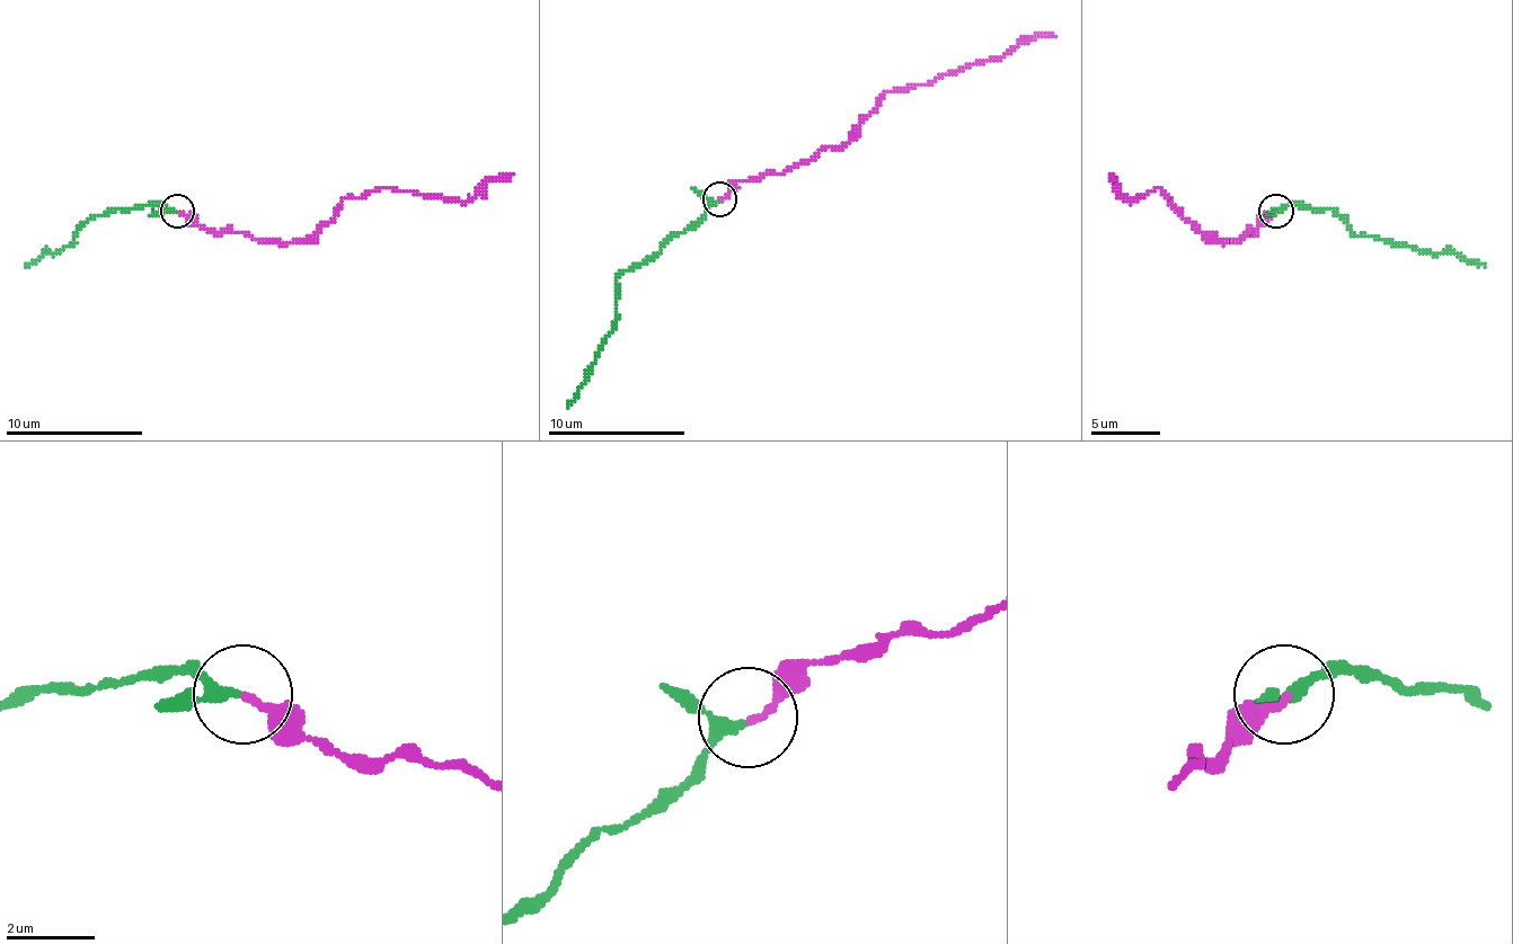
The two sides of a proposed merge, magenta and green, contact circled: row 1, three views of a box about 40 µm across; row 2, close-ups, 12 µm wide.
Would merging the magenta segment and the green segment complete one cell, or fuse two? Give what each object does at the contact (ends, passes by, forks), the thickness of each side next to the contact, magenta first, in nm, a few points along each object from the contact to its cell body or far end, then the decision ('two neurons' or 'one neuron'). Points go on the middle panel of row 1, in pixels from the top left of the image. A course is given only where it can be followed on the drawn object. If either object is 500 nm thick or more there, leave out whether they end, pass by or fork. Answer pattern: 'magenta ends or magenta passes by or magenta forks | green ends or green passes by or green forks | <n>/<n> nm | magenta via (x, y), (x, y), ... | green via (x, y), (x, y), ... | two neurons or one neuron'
magenta ends | green passes by | 160/220 nm | magenta via (718, 198), (760, 174), (784, 174), (846, 143), (887, 91), (931, 85), (1011, 54), (1032, 36), (1055, 36) | green via (718, 202), (616, 281), (616, 329), (567, 408) | one neuron

